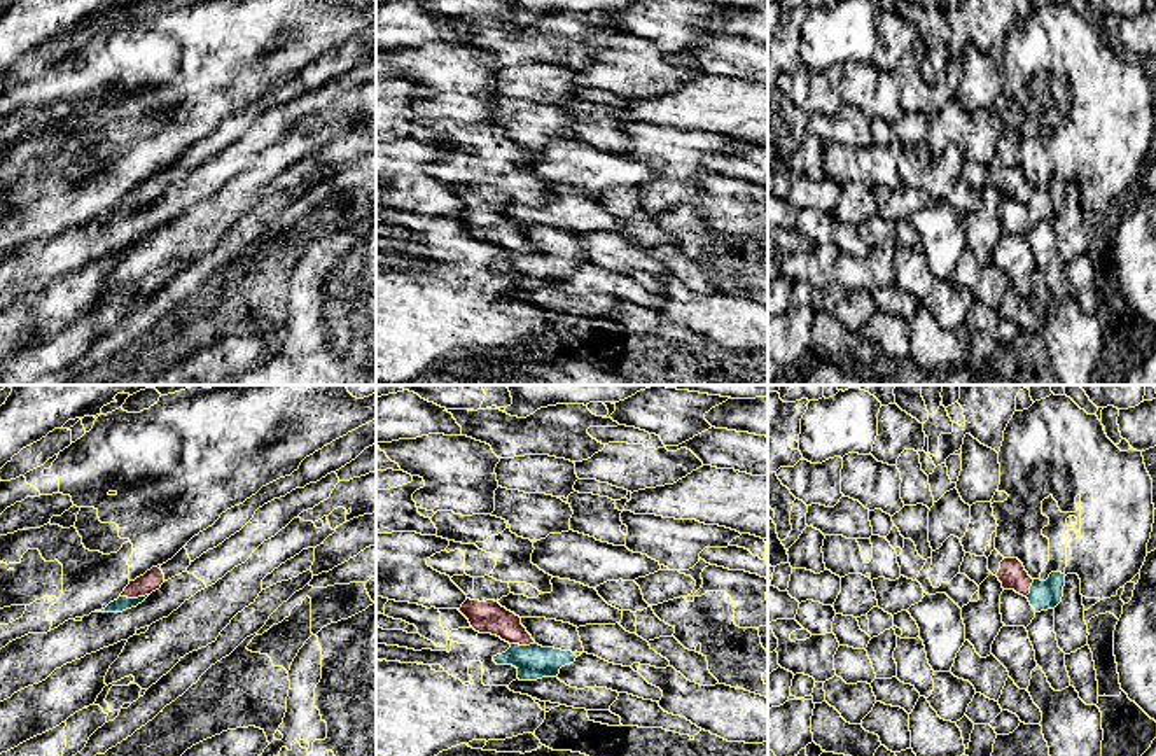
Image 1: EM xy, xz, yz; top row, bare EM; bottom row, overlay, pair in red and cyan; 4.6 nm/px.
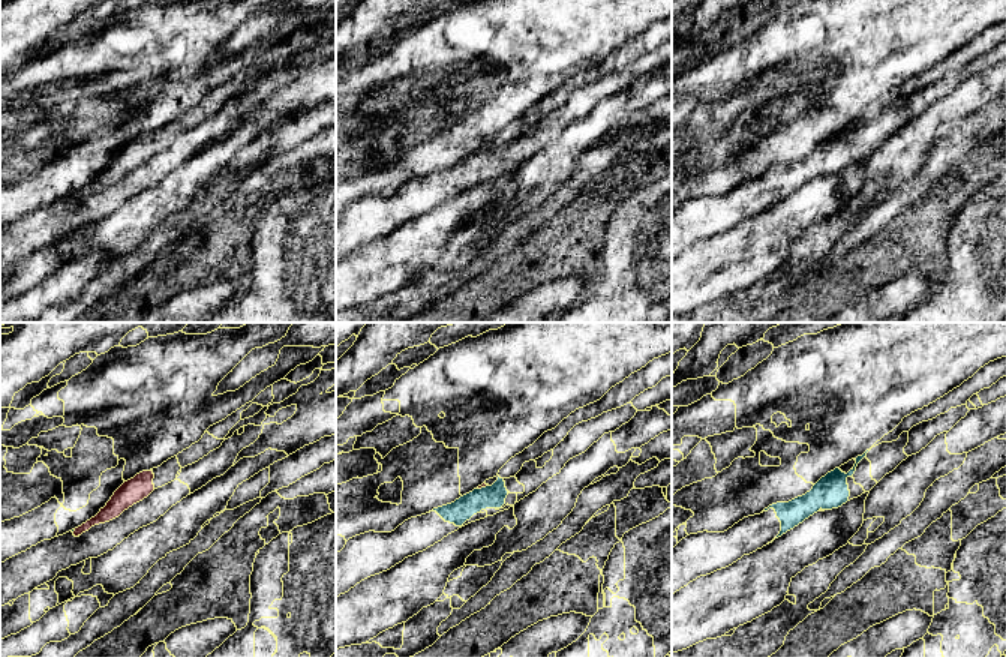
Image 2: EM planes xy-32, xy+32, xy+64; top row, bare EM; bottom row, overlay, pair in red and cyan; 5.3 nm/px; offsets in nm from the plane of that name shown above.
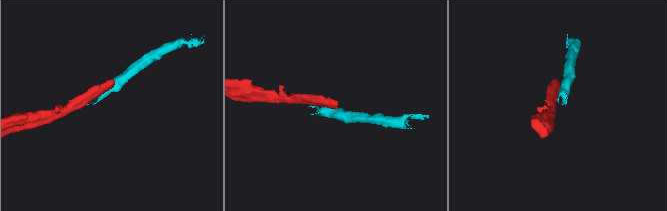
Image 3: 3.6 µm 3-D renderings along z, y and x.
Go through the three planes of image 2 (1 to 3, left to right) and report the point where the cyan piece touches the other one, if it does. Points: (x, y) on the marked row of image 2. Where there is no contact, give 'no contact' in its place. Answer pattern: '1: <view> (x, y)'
1: no contact
2: xy+32 (482, 486)
3: no contact

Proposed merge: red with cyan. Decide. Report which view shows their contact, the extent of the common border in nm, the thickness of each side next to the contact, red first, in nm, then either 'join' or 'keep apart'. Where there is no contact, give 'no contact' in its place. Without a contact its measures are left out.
xy | 130 nm | 90/70 nm | keep apart

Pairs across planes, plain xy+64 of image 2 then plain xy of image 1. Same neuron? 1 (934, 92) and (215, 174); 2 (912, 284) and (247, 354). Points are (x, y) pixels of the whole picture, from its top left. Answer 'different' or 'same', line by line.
1: same
2: same

